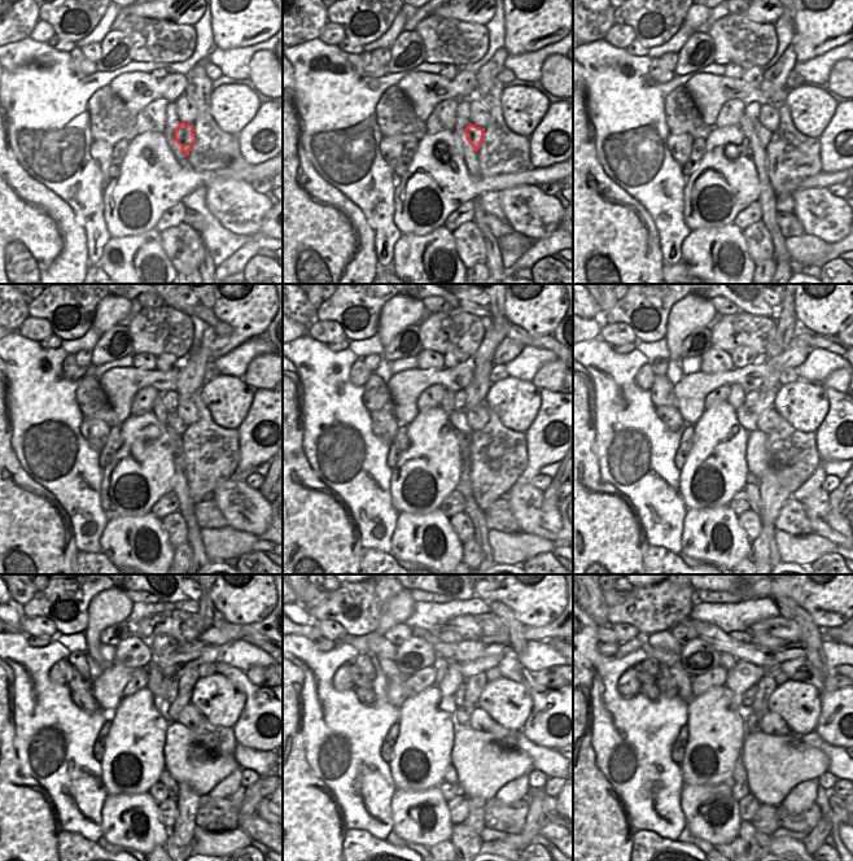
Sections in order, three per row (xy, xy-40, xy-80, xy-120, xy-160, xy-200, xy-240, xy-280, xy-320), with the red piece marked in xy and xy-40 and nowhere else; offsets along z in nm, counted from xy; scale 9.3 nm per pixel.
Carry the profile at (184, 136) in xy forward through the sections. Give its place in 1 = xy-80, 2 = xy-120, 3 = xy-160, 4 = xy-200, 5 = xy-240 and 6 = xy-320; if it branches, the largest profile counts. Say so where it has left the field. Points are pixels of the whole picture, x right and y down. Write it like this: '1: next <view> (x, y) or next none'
1: next xy-80 (761, 132)
2: next xy-120 (175, 422)
3: next xy-160 (458, 419)
4: next xy-200 (747, 419)
5: next xy-240 (162, 706)
6: next xy-320 (744, 674)

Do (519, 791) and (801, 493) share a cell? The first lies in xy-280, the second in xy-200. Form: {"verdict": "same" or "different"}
{"verdict": "same"}

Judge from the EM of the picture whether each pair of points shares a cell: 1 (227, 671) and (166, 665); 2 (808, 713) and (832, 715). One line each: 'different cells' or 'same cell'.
1: different cells
2: different cells

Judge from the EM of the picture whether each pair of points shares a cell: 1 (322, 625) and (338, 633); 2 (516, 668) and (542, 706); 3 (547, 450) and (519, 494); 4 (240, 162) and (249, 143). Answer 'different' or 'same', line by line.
1: same
2: same
3: different
4: different

